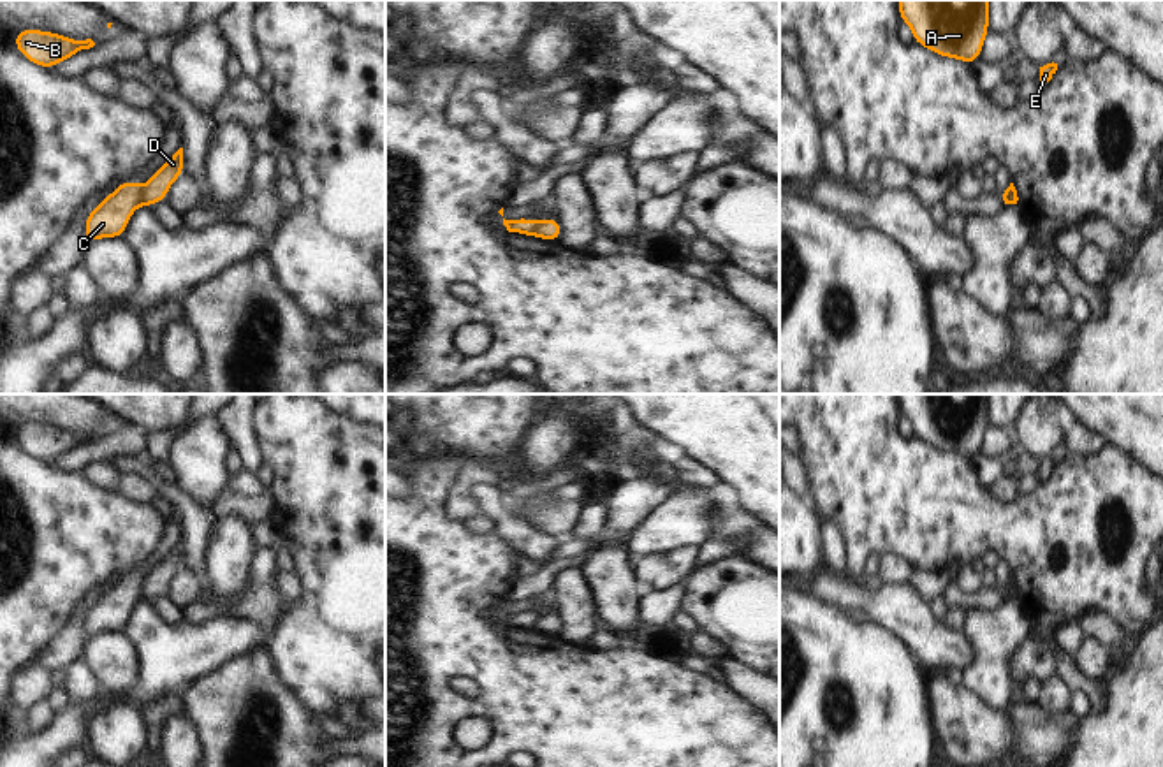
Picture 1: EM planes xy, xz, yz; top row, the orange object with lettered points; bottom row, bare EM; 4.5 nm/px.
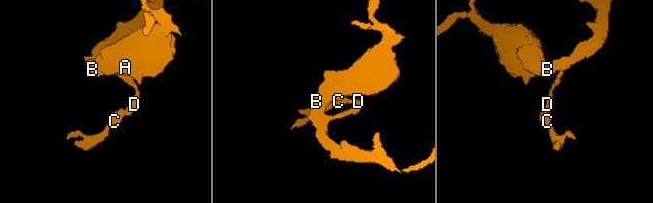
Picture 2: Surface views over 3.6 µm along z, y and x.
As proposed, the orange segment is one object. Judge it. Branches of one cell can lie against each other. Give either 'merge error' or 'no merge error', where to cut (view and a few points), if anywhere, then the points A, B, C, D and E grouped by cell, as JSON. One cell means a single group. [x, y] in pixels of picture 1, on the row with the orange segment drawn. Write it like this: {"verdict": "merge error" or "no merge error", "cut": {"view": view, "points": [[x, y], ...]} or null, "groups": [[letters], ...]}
{"verdict": "merge error", "cut": {"view": "xy", "points": [[139, 189], [141, 203]]}, "groups": [["A", "B", "D", "E"], ["C"]]}

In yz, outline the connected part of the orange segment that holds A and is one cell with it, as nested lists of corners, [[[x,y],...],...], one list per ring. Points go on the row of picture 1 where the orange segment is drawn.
[[[897,0],[913,42],[973,65],[989,33],[989,0]]]

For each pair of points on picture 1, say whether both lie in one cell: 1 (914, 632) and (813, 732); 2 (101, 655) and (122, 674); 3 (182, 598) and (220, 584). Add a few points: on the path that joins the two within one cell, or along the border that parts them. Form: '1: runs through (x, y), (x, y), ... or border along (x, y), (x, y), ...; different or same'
1: border along (870, 620), (894, 634), (926, 676); different
2: runs through (106, 658), (117, 669); same
3: border along (199, 577), (204, 597); different

